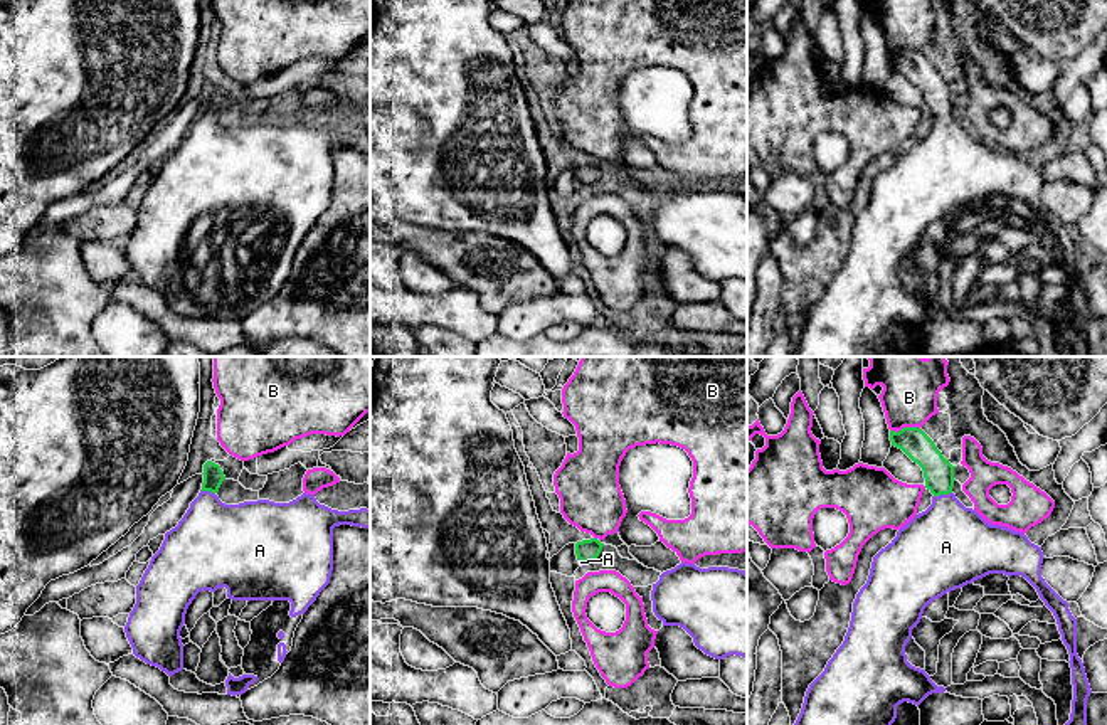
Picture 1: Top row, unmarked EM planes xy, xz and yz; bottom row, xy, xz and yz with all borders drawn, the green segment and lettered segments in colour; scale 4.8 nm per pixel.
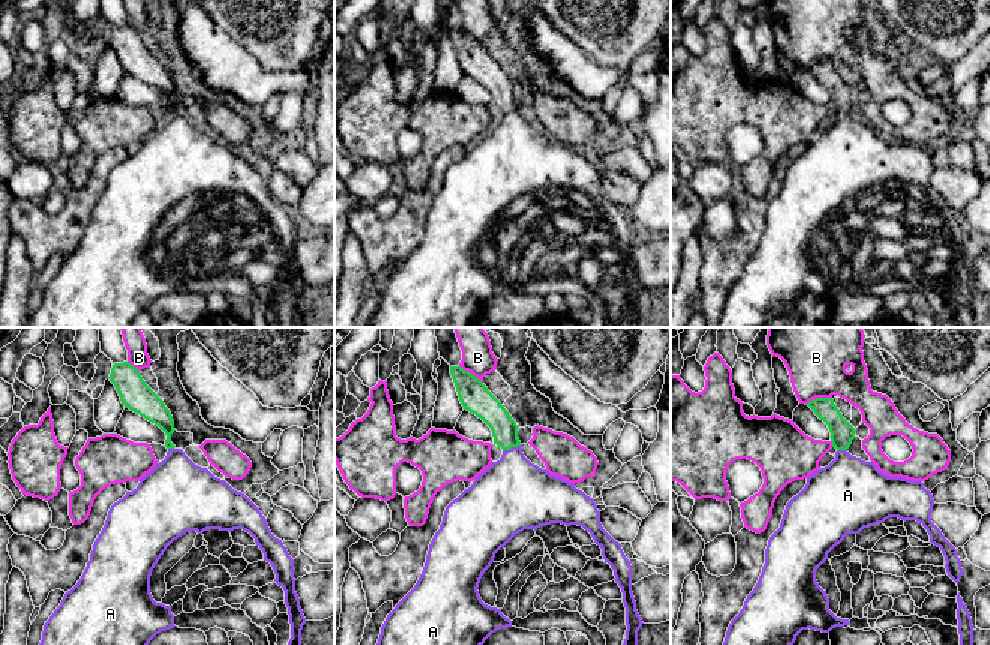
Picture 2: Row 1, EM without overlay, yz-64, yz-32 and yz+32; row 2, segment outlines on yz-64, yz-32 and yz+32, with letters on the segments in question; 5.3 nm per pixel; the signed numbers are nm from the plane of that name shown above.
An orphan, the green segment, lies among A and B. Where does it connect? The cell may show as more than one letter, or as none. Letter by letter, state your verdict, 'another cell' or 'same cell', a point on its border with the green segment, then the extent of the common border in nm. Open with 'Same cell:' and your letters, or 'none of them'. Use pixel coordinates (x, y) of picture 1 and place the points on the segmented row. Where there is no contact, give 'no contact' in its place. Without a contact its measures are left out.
Same cell: A
A: same cell; contact yz (942, 493); length 90 nm
B: another cell; contact yz (904, 428); length 140 nm

